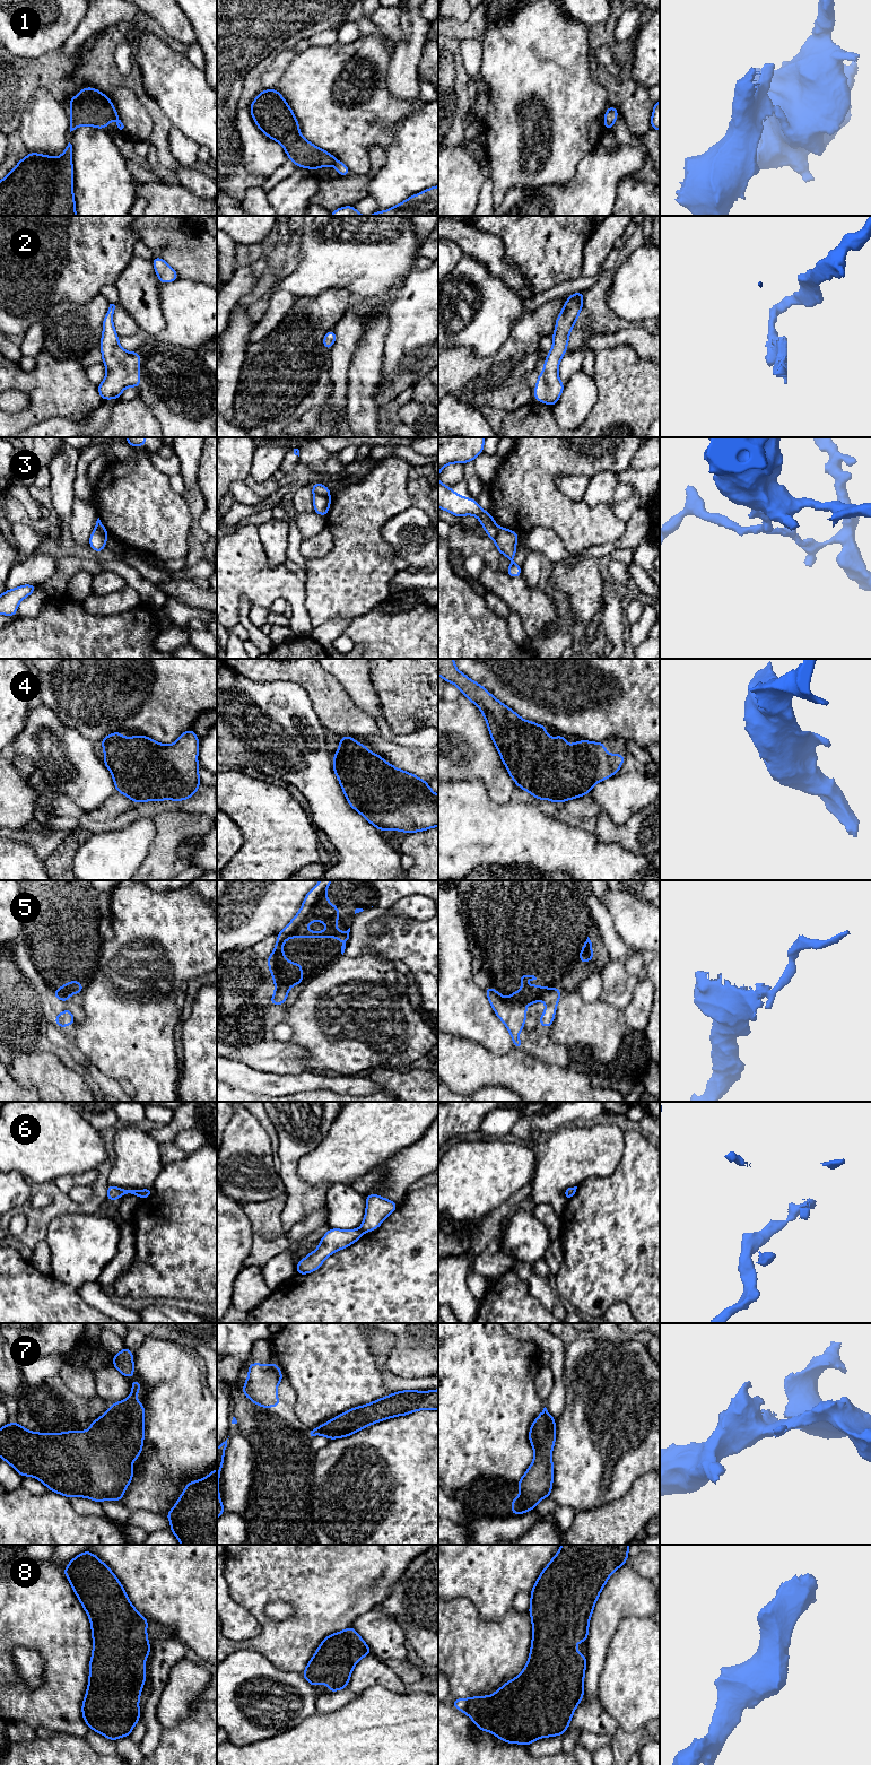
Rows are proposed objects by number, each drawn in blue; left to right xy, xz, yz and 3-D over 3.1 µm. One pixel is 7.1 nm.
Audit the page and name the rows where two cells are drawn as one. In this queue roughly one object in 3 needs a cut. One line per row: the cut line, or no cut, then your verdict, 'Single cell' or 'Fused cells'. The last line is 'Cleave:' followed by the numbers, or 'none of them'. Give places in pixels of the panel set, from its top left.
1: Split along xy (115, 112), (113, 116). Fused cells
2: No split. Single cell
3: Split along xz (313, 492), (329, 496). Fused cells
4: No split. Single cell
5: Split along xz (289, 987), (281, 985), (276, 989). Fused cells
6: Split along xy (140, 1190), (138, 1196). Fused cells
7: No split. Single cell
8: No split. Single cell
Cleave: 1, 3, 5, 6

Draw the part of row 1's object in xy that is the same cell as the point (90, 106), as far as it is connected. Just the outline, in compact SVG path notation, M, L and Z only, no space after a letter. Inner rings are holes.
M92 87L82 88L68 102L71 106L70 132L80 125L107 128L110 120L115 116L114 105L110 97Z

